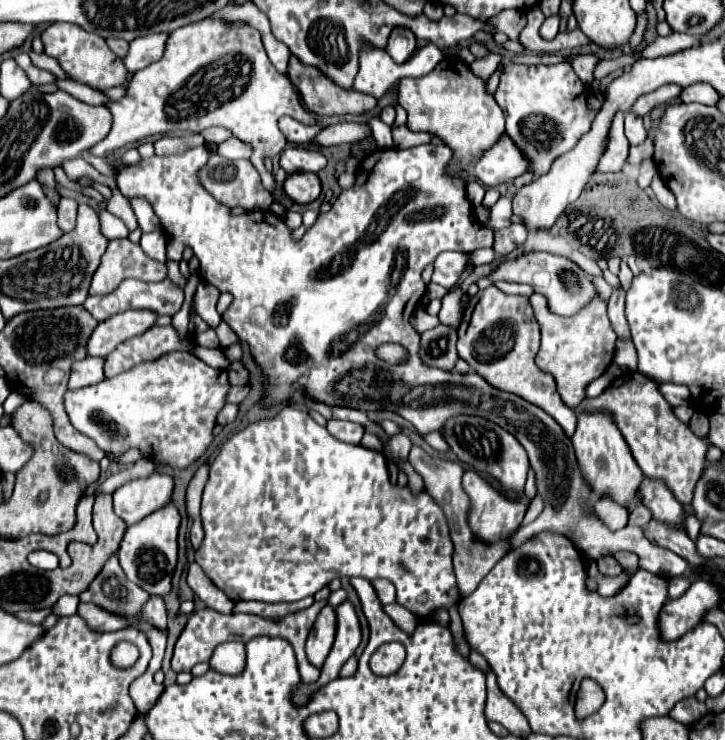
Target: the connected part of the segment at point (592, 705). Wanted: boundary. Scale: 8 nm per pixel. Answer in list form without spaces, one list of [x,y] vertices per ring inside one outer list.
[[[584,679],[582,685],[580,685],[580,691],[578,691],[578,701],[576,701],[576,719],[582,721],[586,719],[588,715],[596,713],[600,709],[600,705],[604,703],[604,691],[596,685],[596,681],[592,679]]]

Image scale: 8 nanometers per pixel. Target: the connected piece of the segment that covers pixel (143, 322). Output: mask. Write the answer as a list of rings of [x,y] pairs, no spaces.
[[[150,311],[116,313],[116,317],[98,323],[98,327],[92,331],[88,339],[88,355],[106,357],[122,341],[150,329],[154,321],[156,321],[156,313],[150,313]]]

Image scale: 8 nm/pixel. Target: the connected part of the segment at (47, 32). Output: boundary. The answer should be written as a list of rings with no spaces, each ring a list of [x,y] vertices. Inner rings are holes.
[[[52,23],[42,31],[42,43],[46,55],[54,57],[68,75],[68,79],[76,83],[88,85],[96,91],[108,91],[112,87],[120,87],[126,83],[128,69],[124,67],[124,61],[116,57],[106,45],[106,41],[96,33],[88,33],[72,23]]]

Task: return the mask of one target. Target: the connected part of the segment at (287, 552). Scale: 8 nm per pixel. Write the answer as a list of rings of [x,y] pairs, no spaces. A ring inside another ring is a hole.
[[[284,407],[276,417],[262,419],[258,423],[248,425],[244,431],[230,437],[224,447],[220,449],[220,455],[210,465],[210,477],[204,487],[202,495],[202,527],[204,527],[204,541],[200,549],[196,551],[196,563],[204,569],[206,577],[224,591],[234,603],[236,601],[264,601],[264,603],[282,603],[282,601],[298,601],[304,597],[312,597],[316,591],[326,587],[332,579],[342,577],[364,577],[368,581],[384,577],[394,583],[396,587],[396,603],[412,611],[420,621],[428,621],[434,617],[438,609],[450,609],[456,605],[462,595],[456,585],[454,569],[452,569],[452,541],[448,535],[448,521],[444,517],[444,511],[438,507],[438,503],[426,493],[412,493],[410,487],[398,487],[390,483],[386,457],[384,453],[366,449],[362,445],[350,445],[334,439],[326,427],[320,427],[306,411]],[[420,595],[428,595],[428,601],[422,605],[418,603]]]

